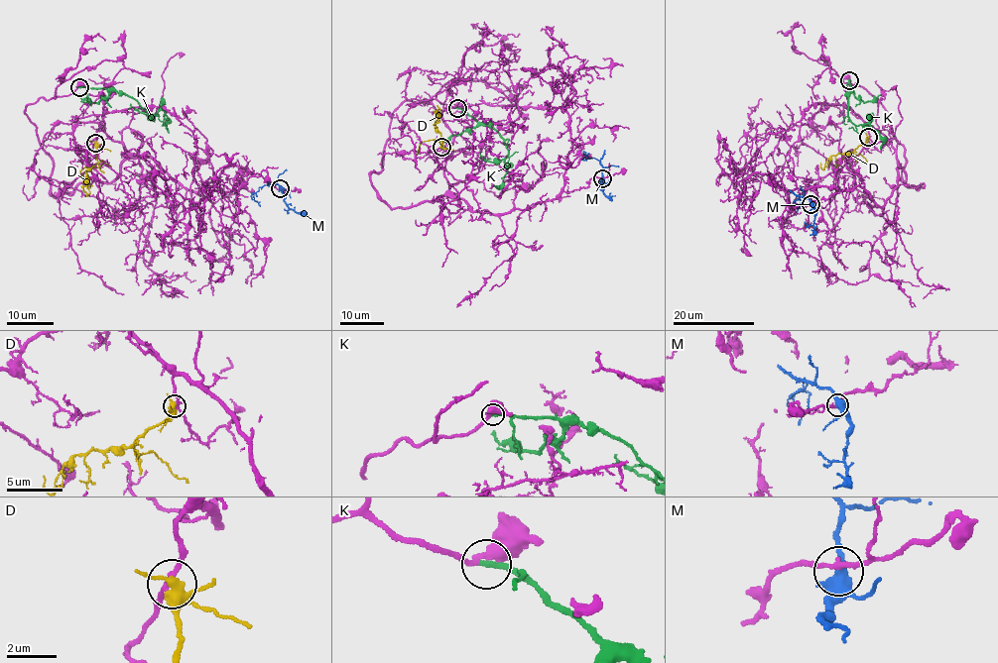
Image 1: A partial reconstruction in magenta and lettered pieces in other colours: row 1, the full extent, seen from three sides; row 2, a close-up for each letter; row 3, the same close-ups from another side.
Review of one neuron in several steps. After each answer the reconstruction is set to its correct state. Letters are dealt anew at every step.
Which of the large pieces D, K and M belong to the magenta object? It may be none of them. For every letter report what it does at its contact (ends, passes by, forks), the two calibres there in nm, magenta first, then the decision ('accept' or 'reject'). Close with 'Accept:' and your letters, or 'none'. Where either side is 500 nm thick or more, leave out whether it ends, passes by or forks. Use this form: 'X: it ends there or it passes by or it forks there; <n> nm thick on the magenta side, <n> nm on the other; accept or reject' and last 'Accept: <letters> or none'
D: it forks there; 190 nm thick on the magenta side, 340 nm on the other; accept
K: it ends there; 400 nm thick on the magenta side, 260 nm on the other; accept
M: it forks there; 180 nm thick on the magenta side, 420 nm on the other; reject
Accept: D, K

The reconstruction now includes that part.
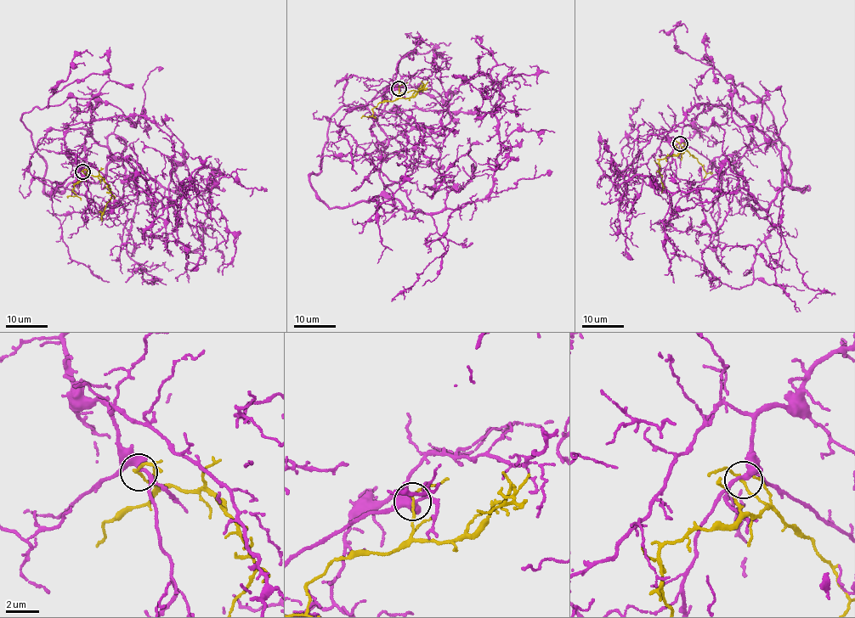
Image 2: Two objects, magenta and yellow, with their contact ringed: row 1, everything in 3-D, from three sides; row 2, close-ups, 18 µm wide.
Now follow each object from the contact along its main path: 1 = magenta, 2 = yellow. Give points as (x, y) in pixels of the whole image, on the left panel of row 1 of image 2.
1: (83, 171), (67, 125), (109, 149), (107, 173), (44, 191), (46, 161), (20, 117), (108, 75), (60, 126)
2: (82, 171), (101, 176), (110, 190), (111, 198), (105, 205), (101, 221)

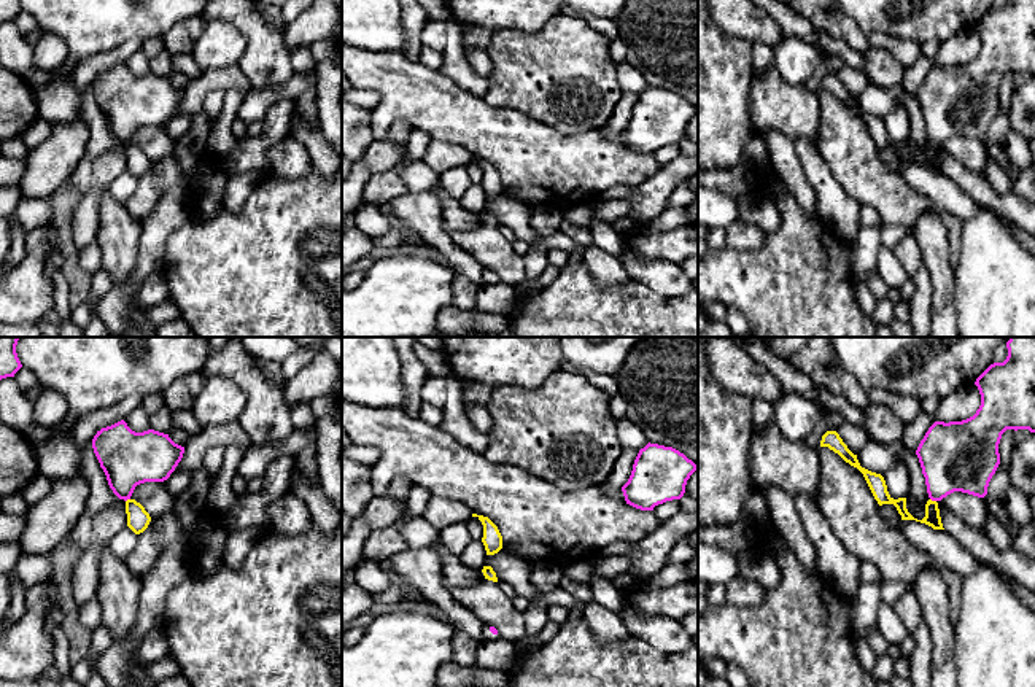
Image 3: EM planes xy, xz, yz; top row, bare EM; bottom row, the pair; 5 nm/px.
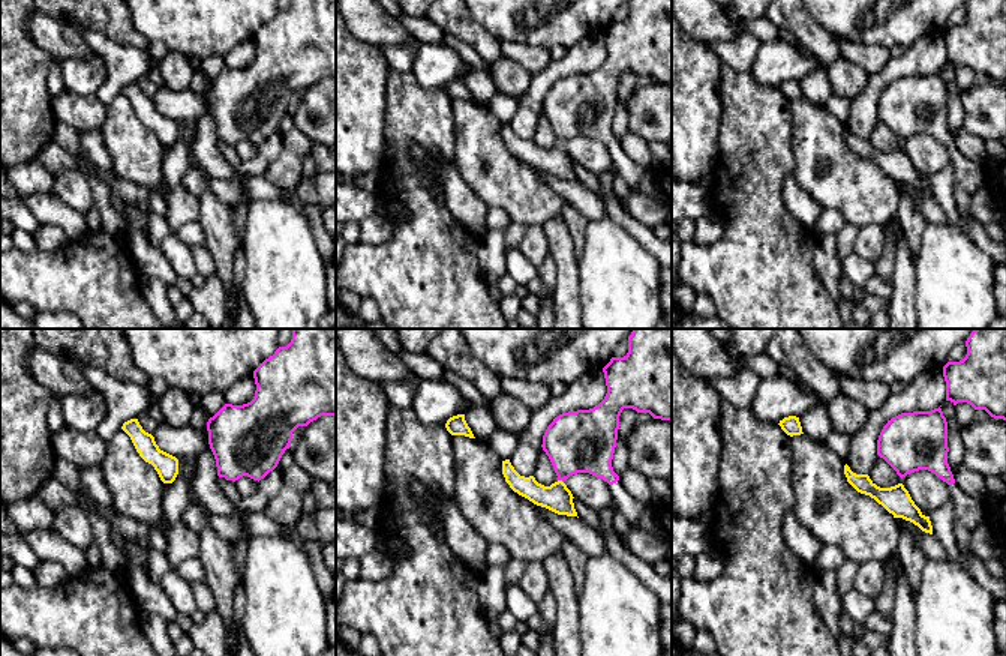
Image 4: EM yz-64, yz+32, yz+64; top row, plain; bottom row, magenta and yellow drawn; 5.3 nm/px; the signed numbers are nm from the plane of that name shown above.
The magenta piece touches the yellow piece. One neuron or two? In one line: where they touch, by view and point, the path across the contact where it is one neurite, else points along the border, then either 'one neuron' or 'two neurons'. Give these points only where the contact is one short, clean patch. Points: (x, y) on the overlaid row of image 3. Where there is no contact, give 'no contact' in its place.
contact yz (934, 500); border yz (930, 498), (935, 501); two neurons

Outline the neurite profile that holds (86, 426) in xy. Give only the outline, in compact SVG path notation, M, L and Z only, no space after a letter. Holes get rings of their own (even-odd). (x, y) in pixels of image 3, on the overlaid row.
M132 394L111 407L97 409L81 415L70 433L73 442L81 447L86 445L102 428L124 420L129 412L140 407L141 399L143 396Z

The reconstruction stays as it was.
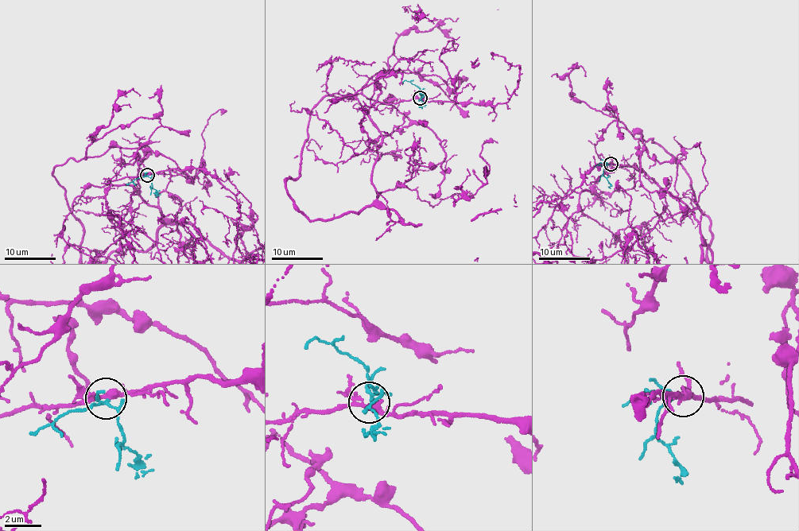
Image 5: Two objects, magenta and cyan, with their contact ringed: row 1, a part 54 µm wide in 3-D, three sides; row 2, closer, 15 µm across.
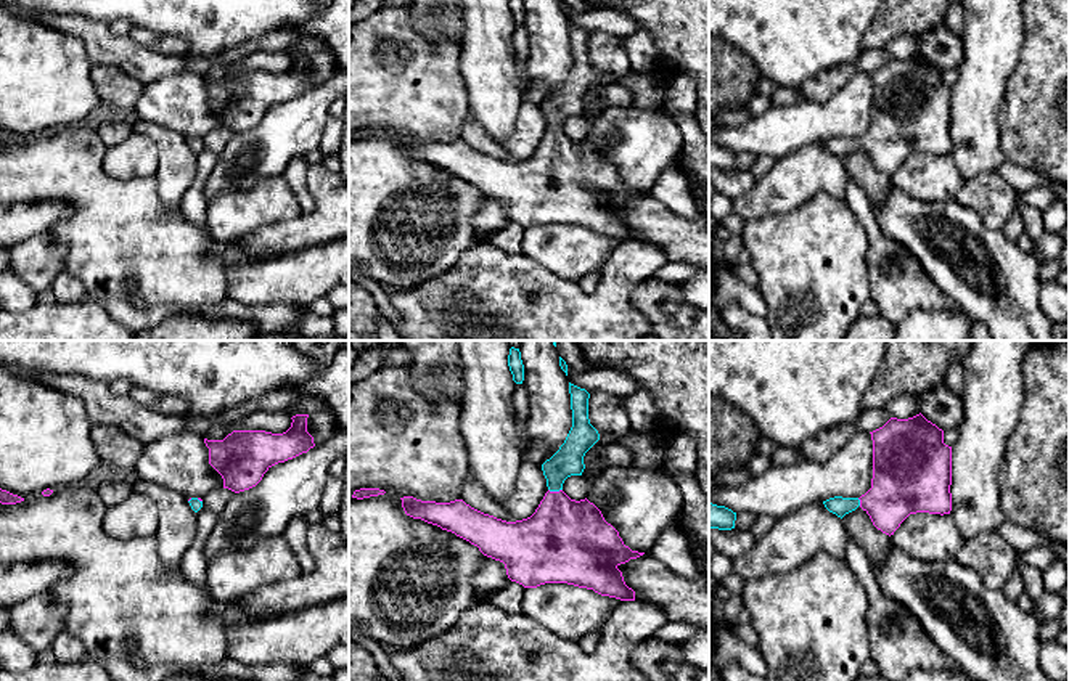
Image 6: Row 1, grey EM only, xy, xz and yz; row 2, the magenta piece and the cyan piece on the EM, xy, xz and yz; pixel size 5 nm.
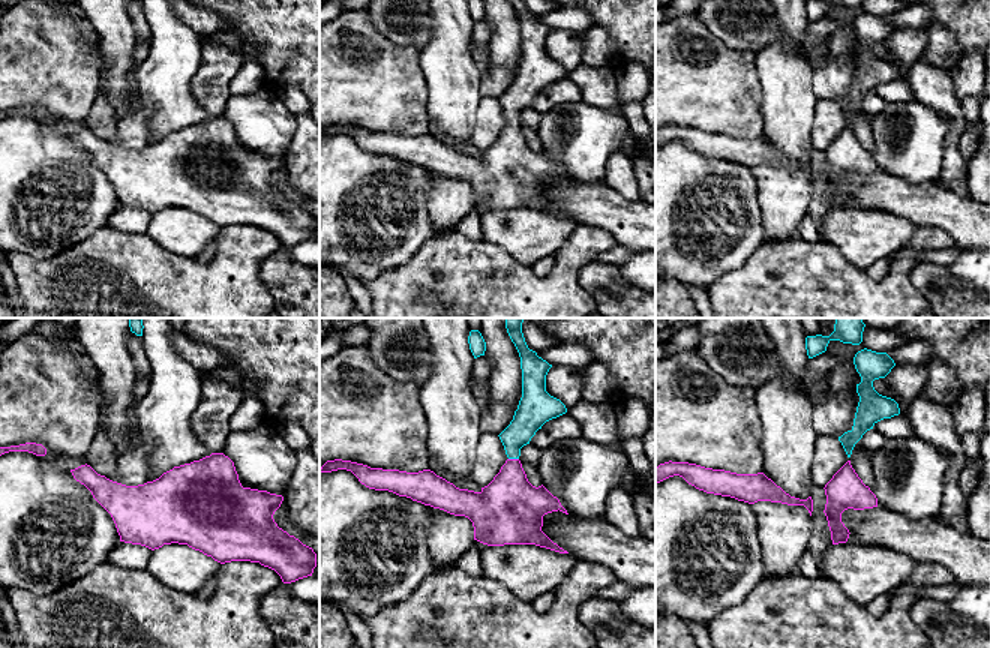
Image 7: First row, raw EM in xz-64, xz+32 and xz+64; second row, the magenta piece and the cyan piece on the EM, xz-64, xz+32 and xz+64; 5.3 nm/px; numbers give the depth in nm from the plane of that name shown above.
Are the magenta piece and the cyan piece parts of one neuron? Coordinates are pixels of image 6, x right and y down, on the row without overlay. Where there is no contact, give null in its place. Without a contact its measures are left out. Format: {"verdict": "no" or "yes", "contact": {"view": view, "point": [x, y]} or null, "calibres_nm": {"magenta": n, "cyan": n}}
{"verdict": "yes", "contact": {"view": "xz", "point": [555, 132]}, "calibres_nm": {"magenta": 420, "cyan": 150}}

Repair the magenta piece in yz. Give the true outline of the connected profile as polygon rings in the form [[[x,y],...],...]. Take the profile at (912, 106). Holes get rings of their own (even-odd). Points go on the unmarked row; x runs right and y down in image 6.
[[[920,53],[908,59],[891,58],[870,74],[873,80],[871,128],[860,138],[829,138],[823,141],[825,148],[842,159],[860,146],[873,165],[889,177],[910,154],[950,154],[952,87],[944,84],[944,71]]]

